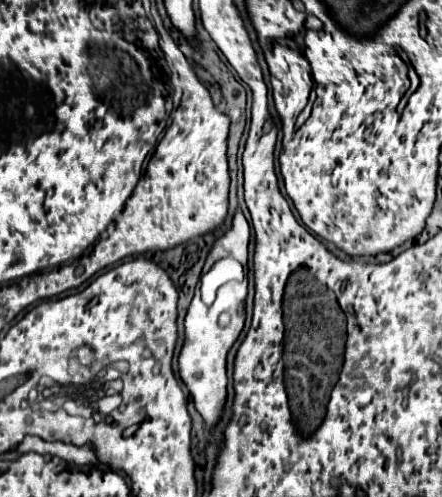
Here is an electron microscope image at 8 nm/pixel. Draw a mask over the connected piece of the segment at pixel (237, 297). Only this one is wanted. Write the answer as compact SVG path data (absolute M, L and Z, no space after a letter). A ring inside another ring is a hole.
M248 280L228 283L218 290L216 299L207 307L201 301L199 291L195 291L195 297L187 309L185 315L185 339L179 353L179 375L187 389L193 395L195 409L201 413L201 417L207 423L207 429L213 429L217 419L221 417L225 397L227 397L227 353L231 345L237 341L243 325L245 325L245 301L248 294ZM229 313L229 325L219 325L219 315Z

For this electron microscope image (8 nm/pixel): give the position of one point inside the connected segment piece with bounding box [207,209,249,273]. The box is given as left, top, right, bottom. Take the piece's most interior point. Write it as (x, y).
(235, 242)

